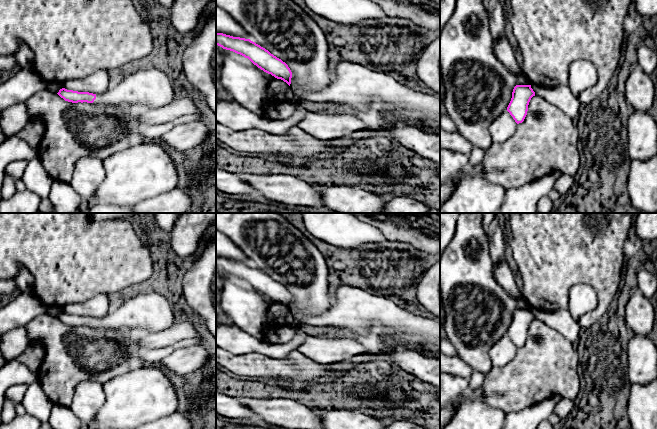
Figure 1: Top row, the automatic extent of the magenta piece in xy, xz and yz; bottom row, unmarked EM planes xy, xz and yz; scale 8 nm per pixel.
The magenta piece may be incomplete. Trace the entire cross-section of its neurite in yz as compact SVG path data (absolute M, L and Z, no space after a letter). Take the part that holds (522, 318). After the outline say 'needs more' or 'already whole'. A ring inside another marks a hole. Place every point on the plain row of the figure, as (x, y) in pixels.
M516 309L512 316L507 335L517 348L522 347L527 339L528 329L535 316L531 309Z; already whole

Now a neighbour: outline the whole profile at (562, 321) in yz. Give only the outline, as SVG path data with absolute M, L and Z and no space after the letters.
M531 309L535 319L555 329L570 342L578 339L581 327L568 310L547 312L544 310Z

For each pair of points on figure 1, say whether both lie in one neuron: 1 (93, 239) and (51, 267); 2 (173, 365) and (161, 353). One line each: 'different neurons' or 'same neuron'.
1: same neuron
2: different neurons

